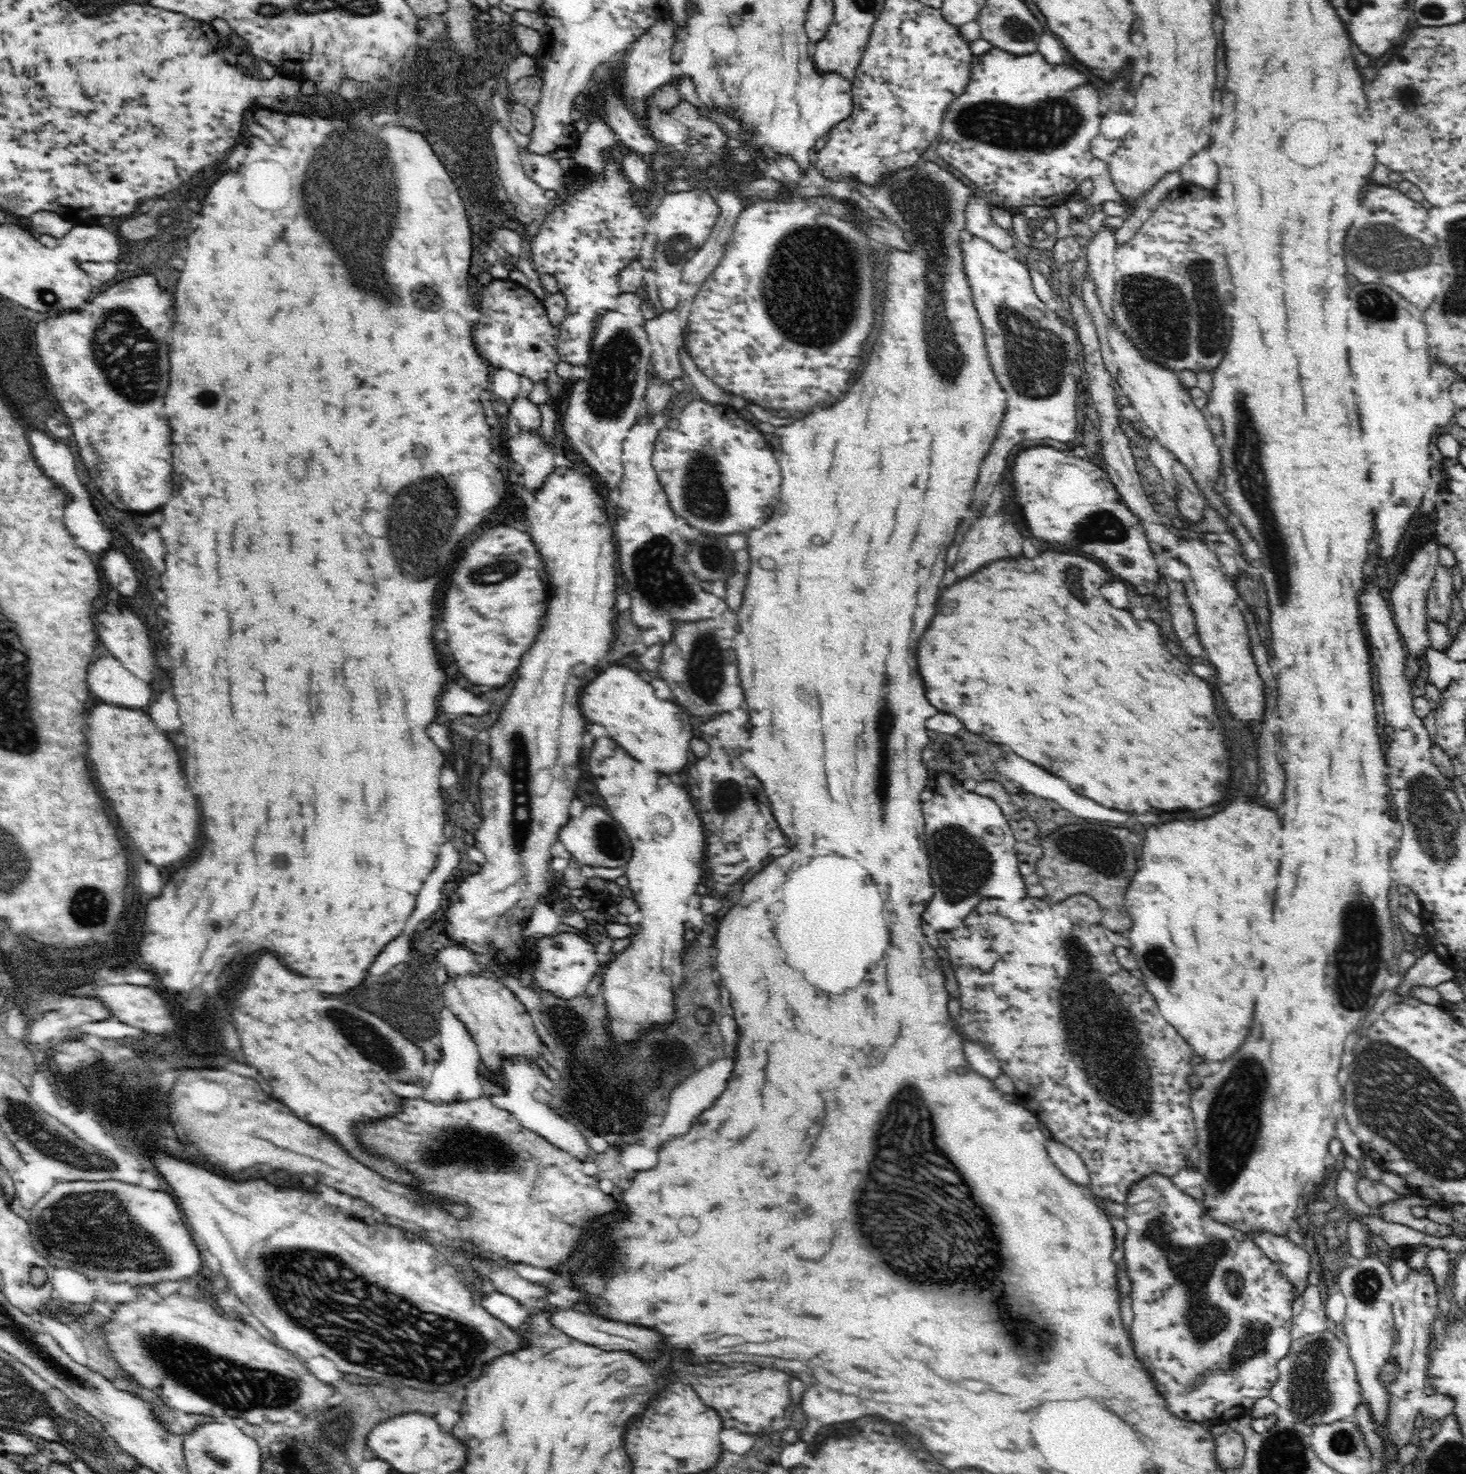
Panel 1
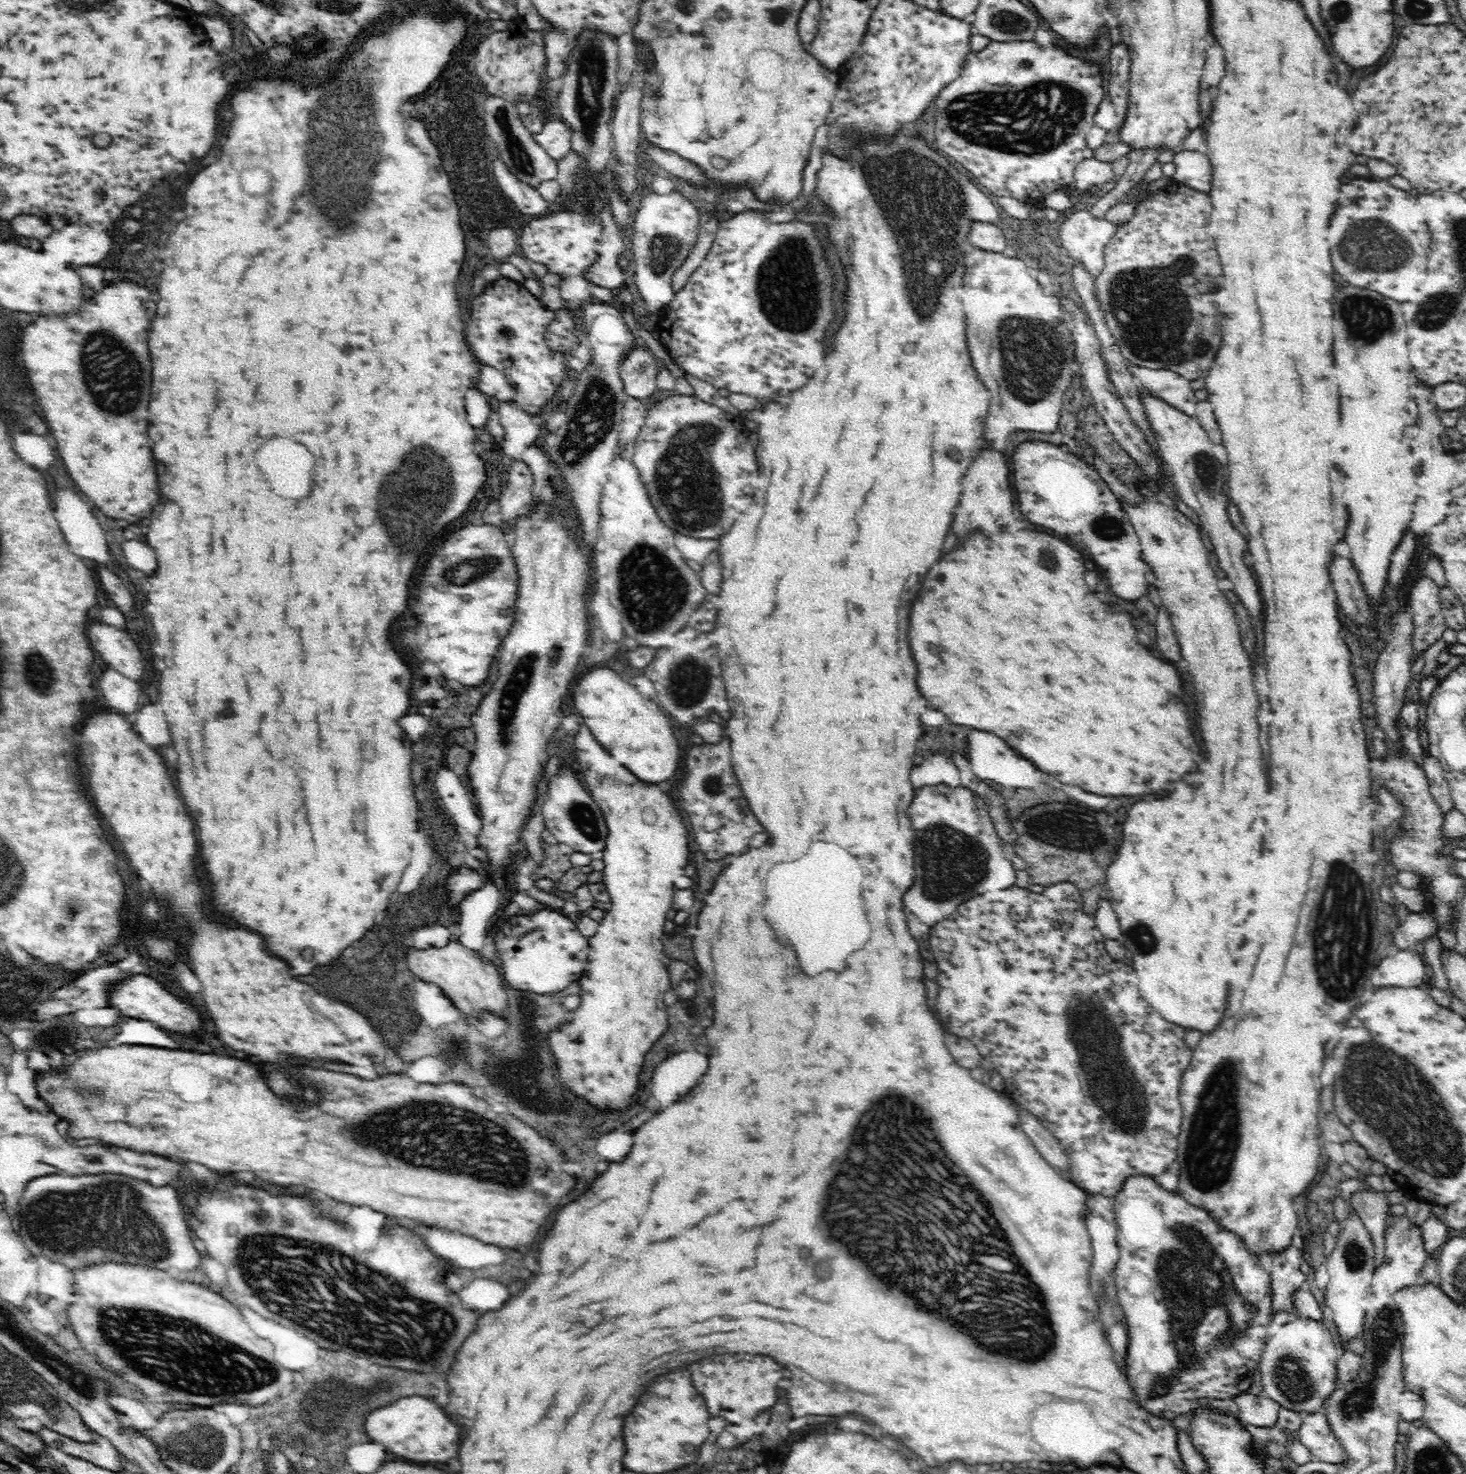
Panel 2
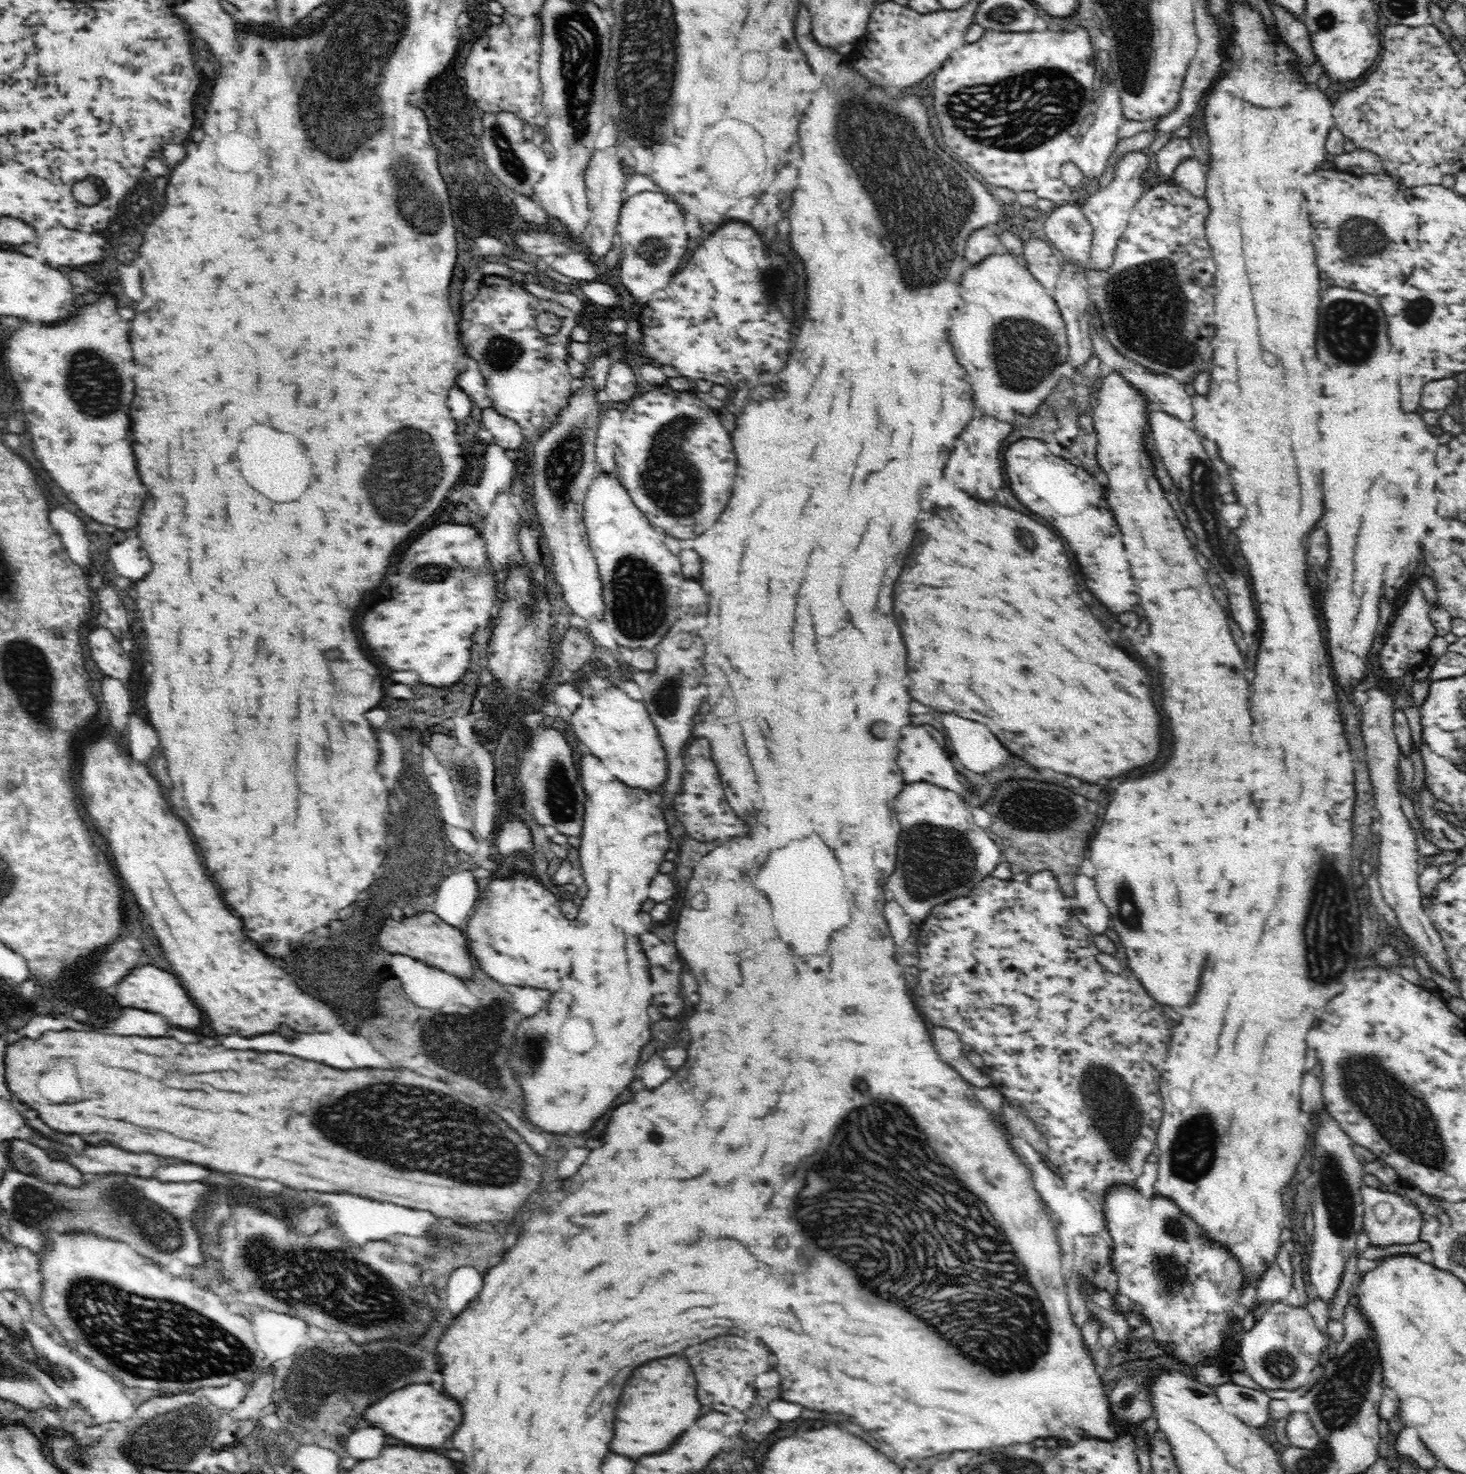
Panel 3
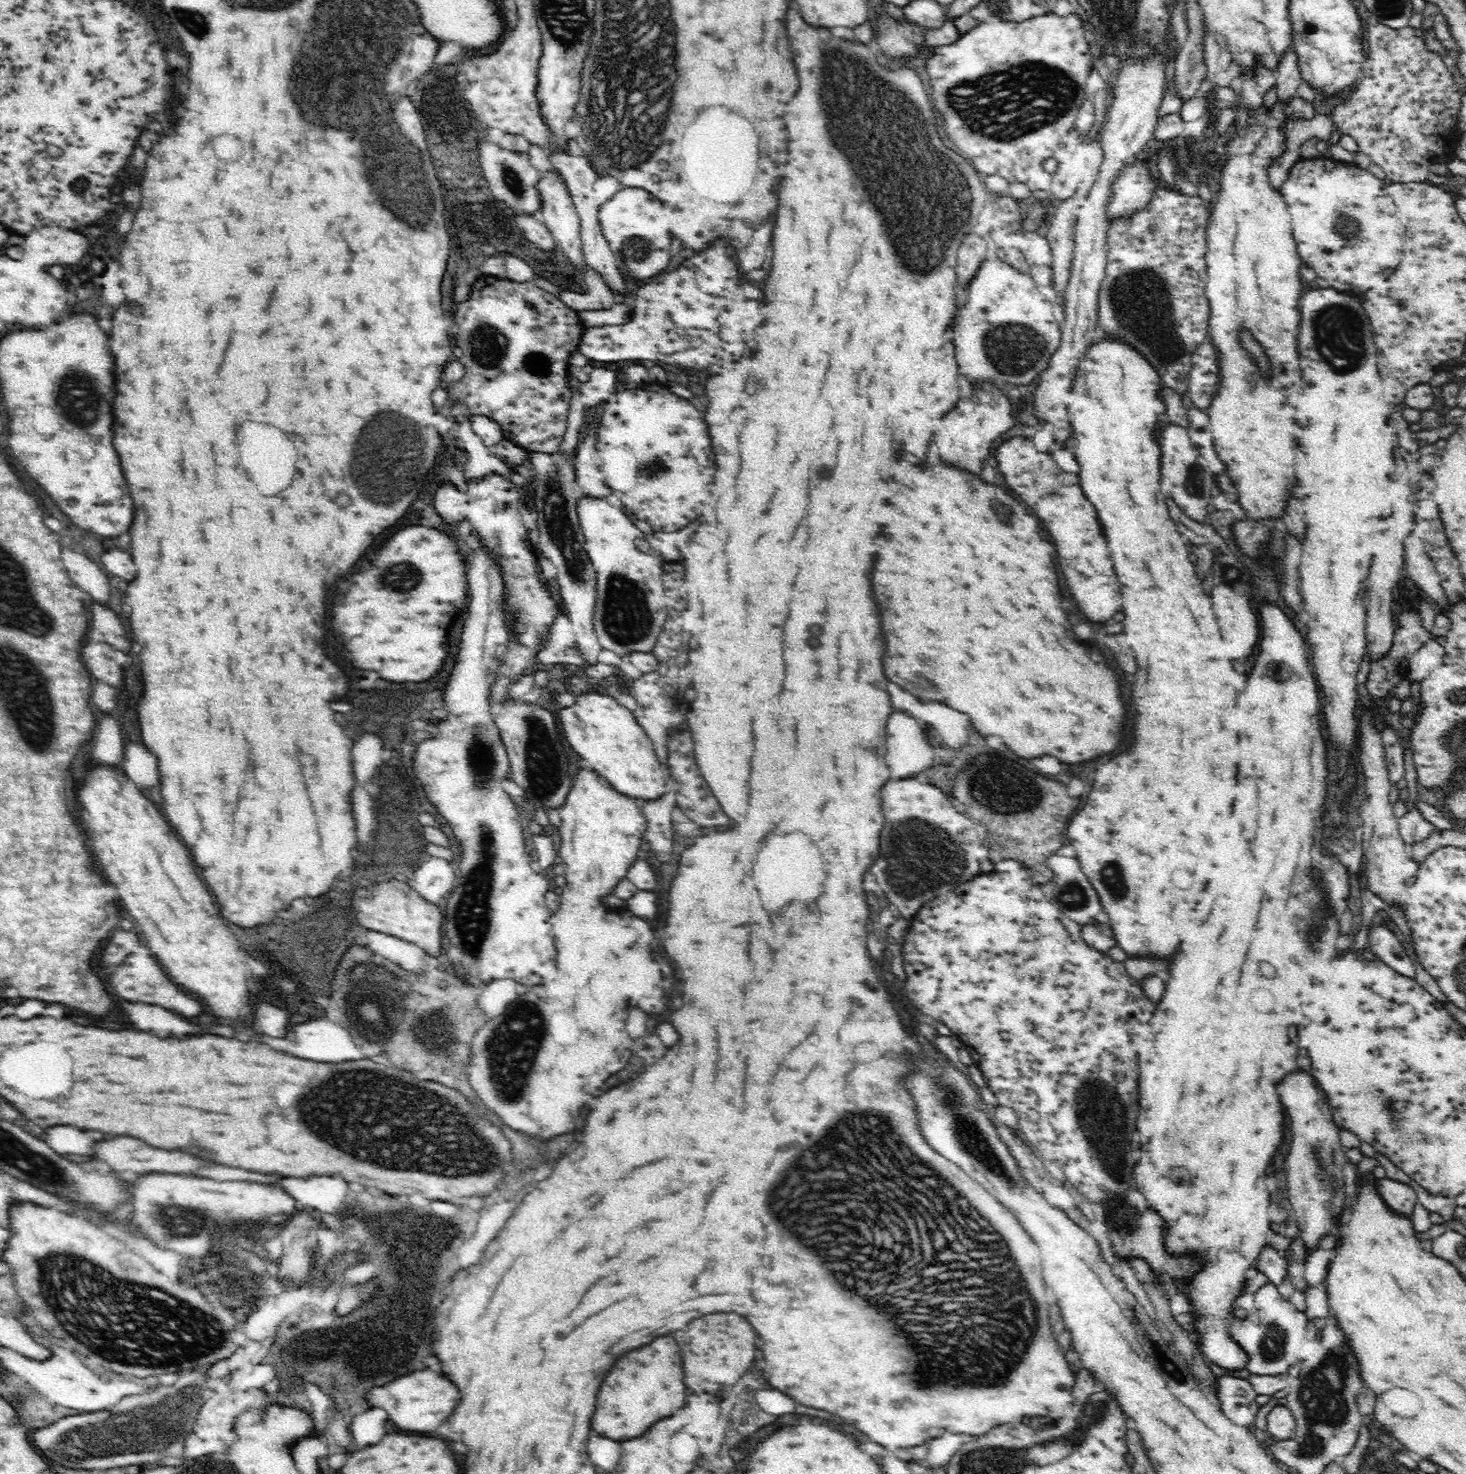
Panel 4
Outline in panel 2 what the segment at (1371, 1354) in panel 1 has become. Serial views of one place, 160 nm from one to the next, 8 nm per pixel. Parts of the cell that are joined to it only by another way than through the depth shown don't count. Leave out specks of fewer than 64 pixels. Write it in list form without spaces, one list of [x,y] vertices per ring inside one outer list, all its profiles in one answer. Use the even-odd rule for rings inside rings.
[[[1352,1211],[1352,1218],[1342,1222],[1342,1232],[1338,1238],[1338,1243],[1334,1252],[1325,1260],[1325,1268],[1330,1274],[1330,1284],[1328,1284],[1327,1296],[1324,1299],[1325,1309],[1327,1314],[1333,1319],[1337,1326],[1337,1331],[1340,1336],[1340,1343],[1343,1344],[1344,1349],[1348,1349],[1348,1345],[1355,1339],[1363,1337],[1363,1316],[1365,1311],[1362,1311],[1362,1296],[1366,1296],[1370,1292],[1374,1274],[1376,1274],[1376,1257],[1374,1243],[1372,1243],[1371,1234],[1366,1230],[1362,1219]]]

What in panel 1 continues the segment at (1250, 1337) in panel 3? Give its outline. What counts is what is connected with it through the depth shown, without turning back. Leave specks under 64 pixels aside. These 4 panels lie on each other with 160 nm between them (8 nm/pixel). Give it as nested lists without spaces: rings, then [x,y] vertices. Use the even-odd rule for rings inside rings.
[[[1329,1330],[1314,1333],[1300,1339],[1292,1339],[1289,1355],[1279,1360],[1277,1364],[1279,1379],[1271,1388],[1271,1398],[1280,1407],[1289,1410],[1295,1422],[1302,1422],[1308,1426],[1332,1424],[1333,1422],[1349,1420],[1349,1416],[1361,1403],[1361,1386],[1356,1374],[1353,1360],[1350,1358],[1349,1348]]]

